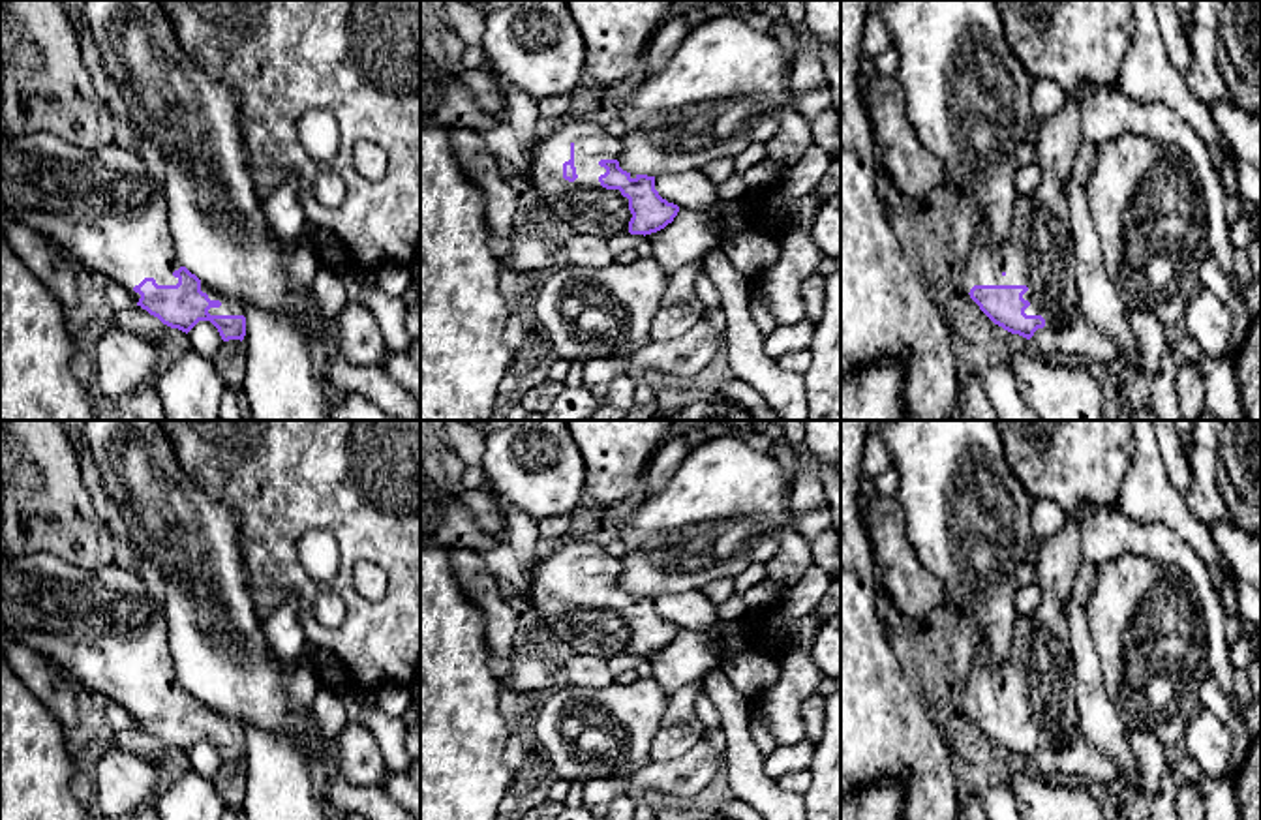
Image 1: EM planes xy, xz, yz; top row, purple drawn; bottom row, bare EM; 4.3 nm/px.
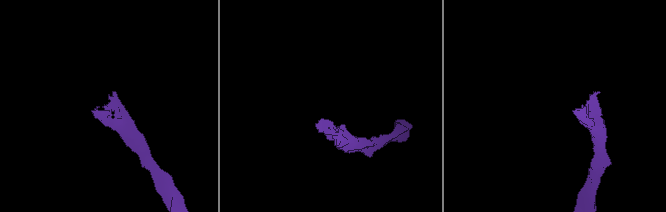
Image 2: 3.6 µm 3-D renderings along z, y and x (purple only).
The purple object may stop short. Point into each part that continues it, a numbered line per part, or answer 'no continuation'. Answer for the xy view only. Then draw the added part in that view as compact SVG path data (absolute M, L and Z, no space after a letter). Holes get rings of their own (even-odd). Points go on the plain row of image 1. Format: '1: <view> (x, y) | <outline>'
1: xy (100, 627) | M0 548L0 647L21 644L32 647L60 666L83 691L105 694L122 706L139 722L133 711L144 698L158 706L176 706L178 681L175 659L169 647L169 627L163 606L156 604L137 572L116 565L99 570L84 570L49 552L9 555Z

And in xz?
1: xz (586, 627) | M580 540L565 546L548 548L544 544L542 557L531 570L529 591L518 599L509 595L524 608L524 614L546 614L552 617L554 627L550 638L567 651L593 655L610 661L615 655L629 653L629 642L632 638L629 630L629 619L619 610L606 610L600 606L599 597L606 593L599 585L600 580L617 580L623 572L623 561L614 557L595 542ZM574 580L578 599L569 602L563 599L563 584Z

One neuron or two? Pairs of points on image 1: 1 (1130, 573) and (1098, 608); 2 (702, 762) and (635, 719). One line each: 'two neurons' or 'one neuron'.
1: one neuron
2: two neurons

